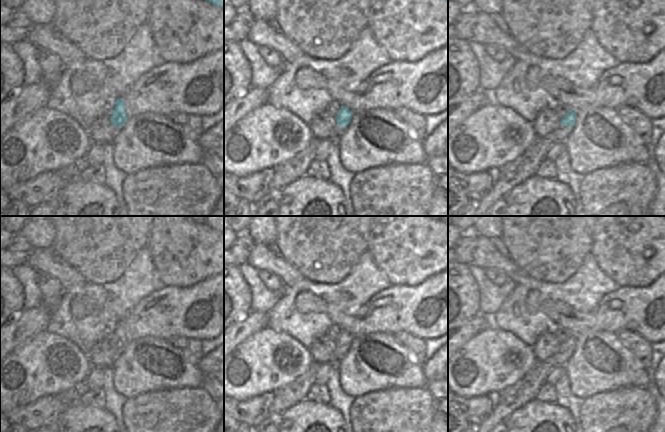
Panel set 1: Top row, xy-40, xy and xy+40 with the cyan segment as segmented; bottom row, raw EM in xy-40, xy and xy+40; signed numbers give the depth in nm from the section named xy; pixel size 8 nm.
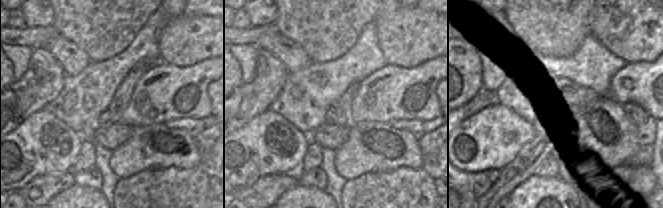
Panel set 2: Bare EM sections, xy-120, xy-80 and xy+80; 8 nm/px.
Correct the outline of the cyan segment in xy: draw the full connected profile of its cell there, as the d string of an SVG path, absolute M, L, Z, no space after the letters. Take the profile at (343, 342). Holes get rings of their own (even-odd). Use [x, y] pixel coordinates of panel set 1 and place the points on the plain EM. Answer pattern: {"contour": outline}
{"contour": "M341 330L339 337L335 341L335 344L338 350L344 351L349 349L352 341L353 341L353 336L346 330Z"}

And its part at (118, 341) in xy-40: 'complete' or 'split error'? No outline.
complete

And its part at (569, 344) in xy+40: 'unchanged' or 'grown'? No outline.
unchanged

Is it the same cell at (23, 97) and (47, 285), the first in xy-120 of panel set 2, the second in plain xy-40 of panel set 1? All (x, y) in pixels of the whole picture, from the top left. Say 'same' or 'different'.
same

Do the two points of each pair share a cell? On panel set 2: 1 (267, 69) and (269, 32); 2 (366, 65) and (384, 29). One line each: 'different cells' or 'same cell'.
1: different cells
2: different cells

